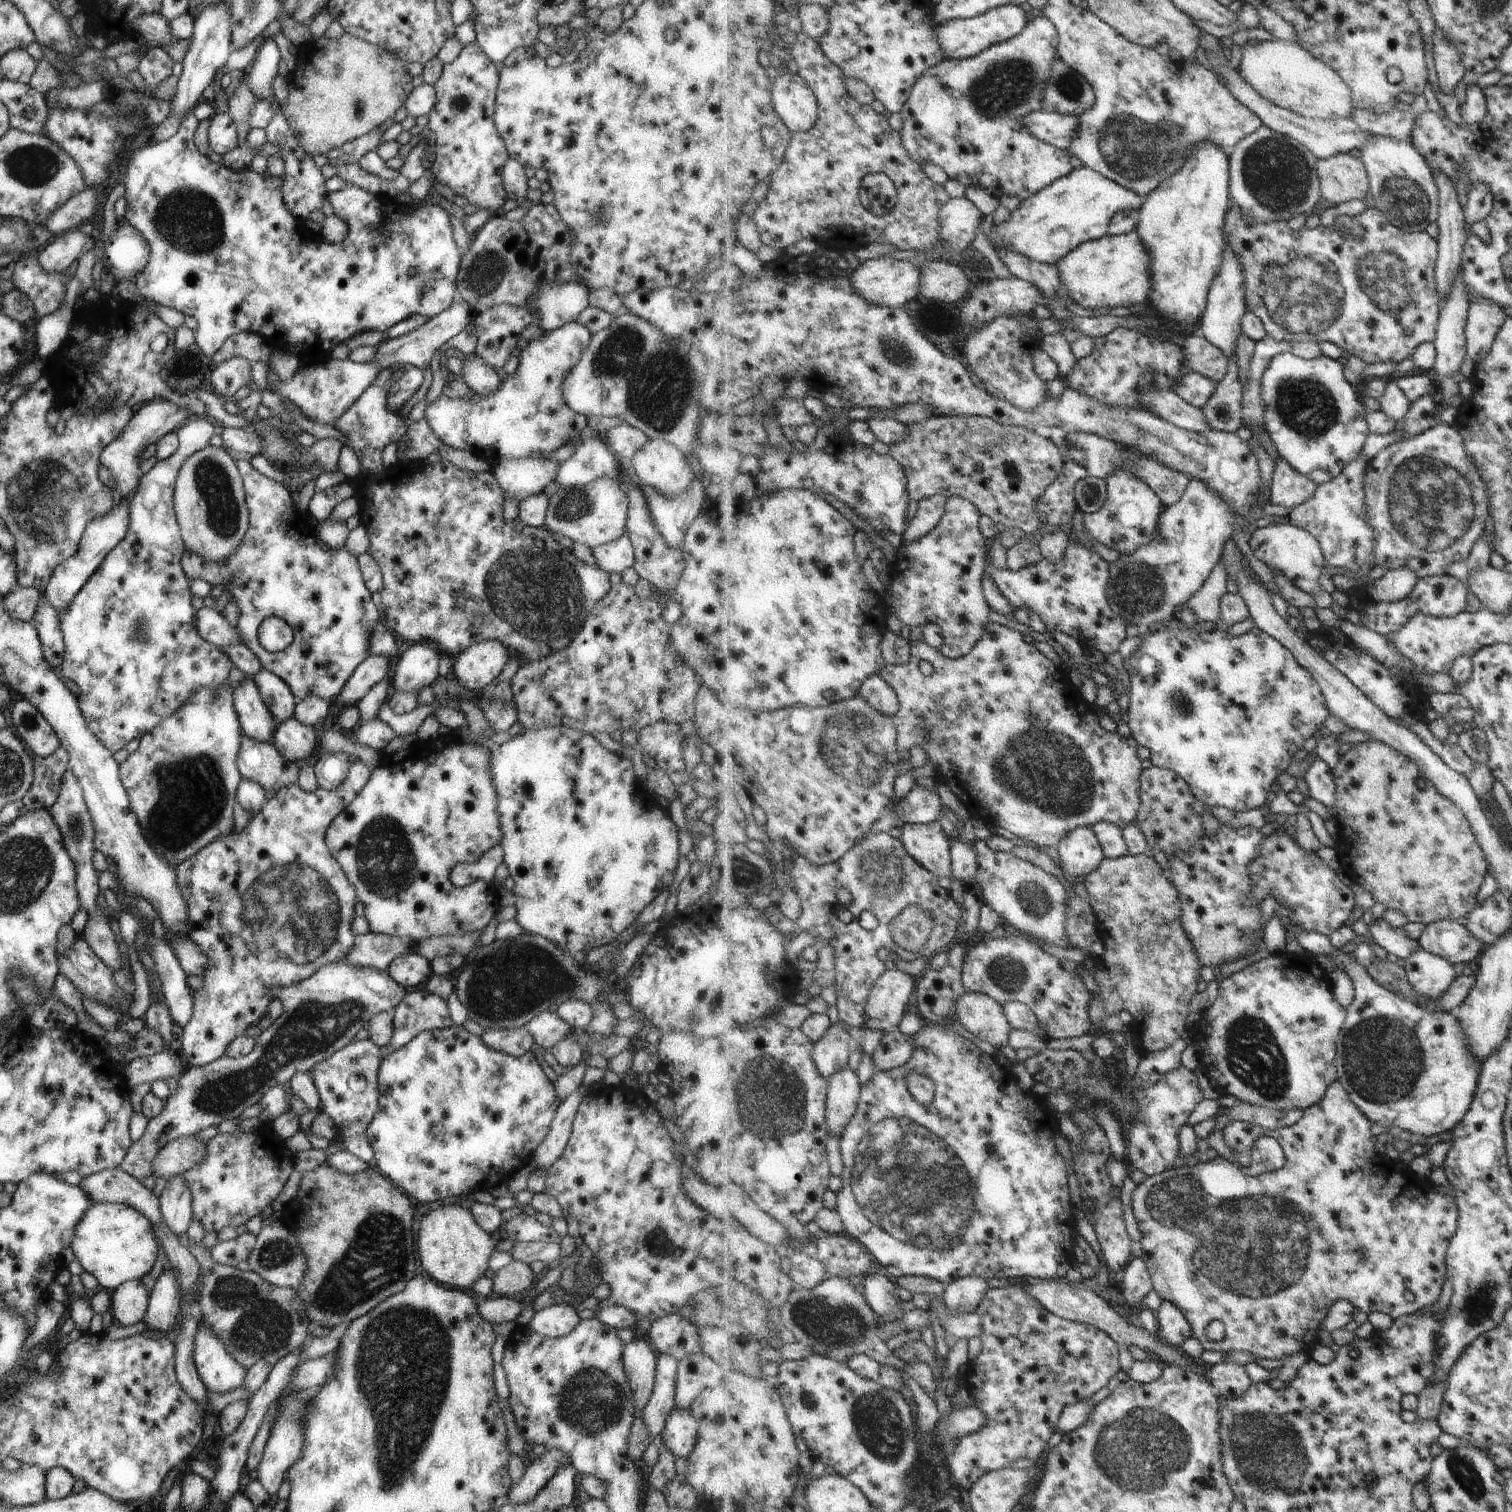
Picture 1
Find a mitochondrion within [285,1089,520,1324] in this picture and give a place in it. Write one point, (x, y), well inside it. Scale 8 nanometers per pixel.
(377, 1257)

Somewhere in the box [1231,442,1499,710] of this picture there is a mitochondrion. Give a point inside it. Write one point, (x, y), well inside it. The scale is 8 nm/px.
(1432, 505)

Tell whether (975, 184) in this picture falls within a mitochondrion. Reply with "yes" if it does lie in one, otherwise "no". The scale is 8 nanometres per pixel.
no

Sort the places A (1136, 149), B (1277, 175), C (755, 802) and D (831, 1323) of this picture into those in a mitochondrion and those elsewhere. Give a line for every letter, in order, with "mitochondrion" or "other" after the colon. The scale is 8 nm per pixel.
A: mitochondrion
B: mitochondrion
C: other
D: mitochondrion

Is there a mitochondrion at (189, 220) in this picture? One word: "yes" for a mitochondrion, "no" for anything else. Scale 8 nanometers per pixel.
yes

